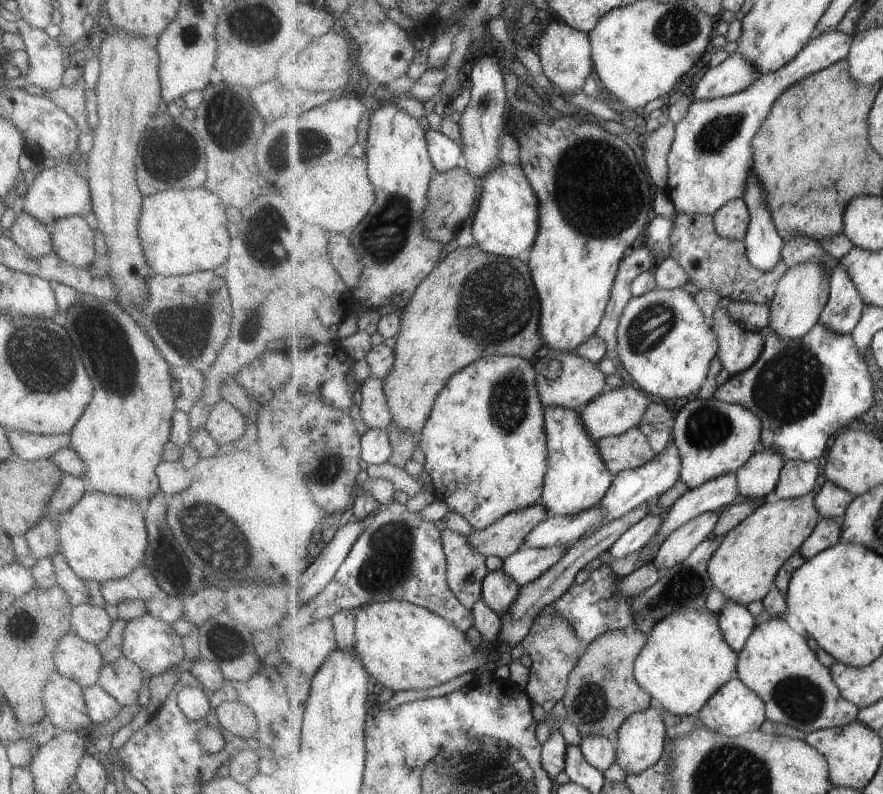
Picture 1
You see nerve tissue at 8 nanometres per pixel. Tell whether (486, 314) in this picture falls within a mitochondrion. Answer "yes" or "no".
yes

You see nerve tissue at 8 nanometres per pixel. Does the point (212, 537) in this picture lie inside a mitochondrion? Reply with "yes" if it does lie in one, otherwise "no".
yes

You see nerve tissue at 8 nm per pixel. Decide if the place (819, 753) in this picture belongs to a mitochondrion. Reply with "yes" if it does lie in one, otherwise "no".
no

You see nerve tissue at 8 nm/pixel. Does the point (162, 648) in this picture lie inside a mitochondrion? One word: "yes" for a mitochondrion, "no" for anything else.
no

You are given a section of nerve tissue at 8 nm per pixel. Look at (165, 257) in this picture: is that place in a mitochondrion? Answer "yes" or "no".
no

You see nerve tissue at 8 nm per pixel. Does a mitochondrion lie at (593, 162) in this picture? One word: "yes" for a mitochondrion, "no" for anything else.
yes

